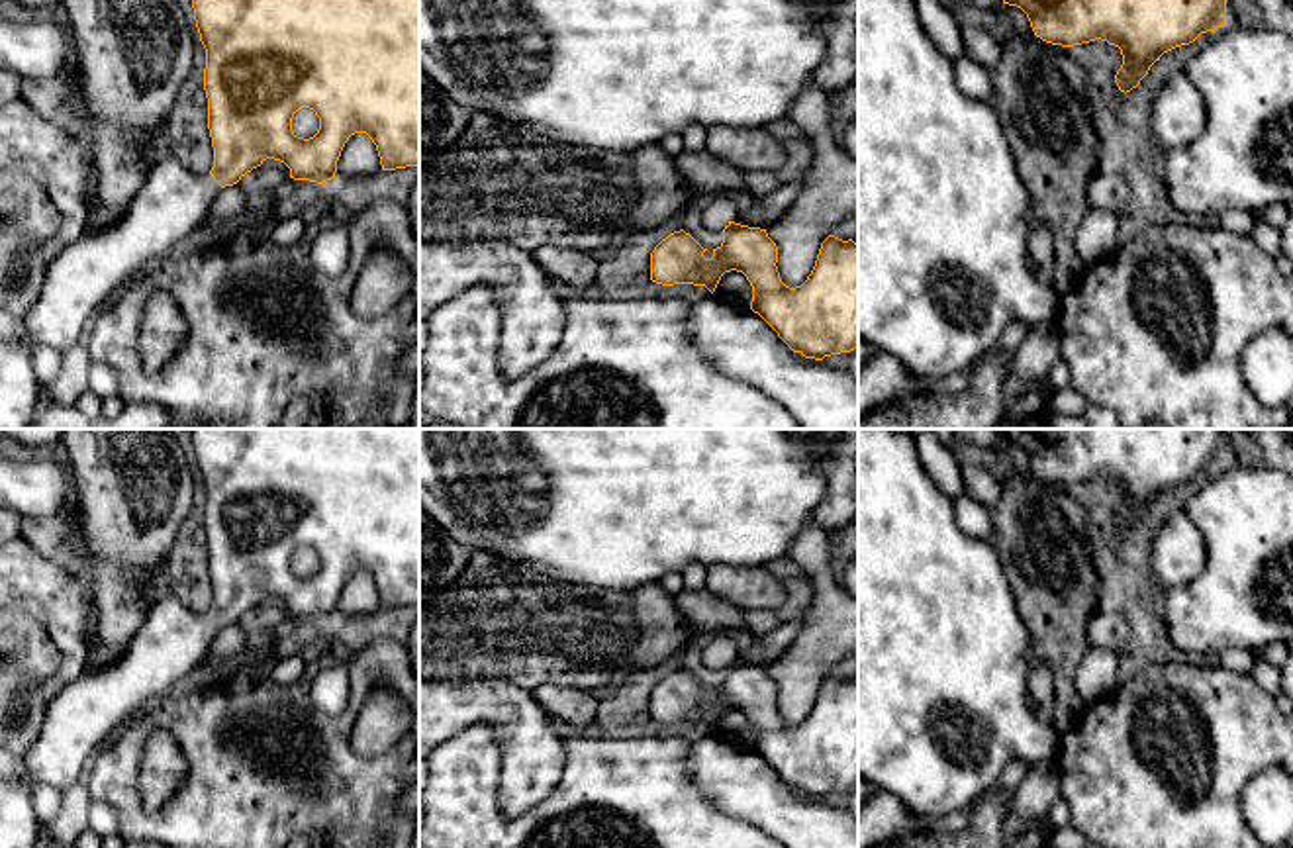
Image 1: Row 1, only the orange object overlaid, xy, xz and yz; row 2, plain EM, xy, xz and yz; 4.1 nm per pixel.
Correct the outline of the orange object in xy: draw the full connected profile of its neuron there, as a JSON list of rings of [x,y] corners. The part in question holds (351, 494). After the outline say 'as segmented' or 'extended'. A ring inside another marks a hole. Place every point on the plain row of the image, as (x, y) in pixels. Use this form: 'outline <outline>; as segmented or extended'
outline [[[186,429],[192,439],[194,458],[200,480],[206,488],[204,529],[208,537],[208,568],[214,586],[214,605],[210,611],[196,613],[188,609],[174,593],[159,595],[127,646],[110,662],[84,666],[84,670],[69,683],[65,683],[47,703],[45,719],[35,742],[20,758],[25,770],[24,779],[0,777],[0,848],[37,848],[45,823],[37,817],[31,805],[29,785],[51,785],[59,791],[69,791],[80,783],[84,764],[96,756],[110,732],[121,723],[155,717],[155,707],[172,691],[184,685],[186,678],[206,658],[214,636],[221,627],[237,623],[247,611],[261,605],[266,597],[284,601],[290,607],[290,617],[323,623],[335,617],[337,599],[351,574],[366,572],[376,584],[382,609],[396,609],[406,605],[419,605],[419,429]],[[310,546],[319,556],[319,568],[313,576],[304,578],[292,570],[292,556],[298,548]]]; extended

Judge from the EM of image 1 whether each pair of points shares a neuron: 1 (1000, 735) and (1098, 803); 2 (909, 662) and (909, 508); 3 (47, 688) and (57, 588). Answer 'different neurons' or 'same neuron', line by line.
1: different neurons
2: same neuron
3: same neuron

